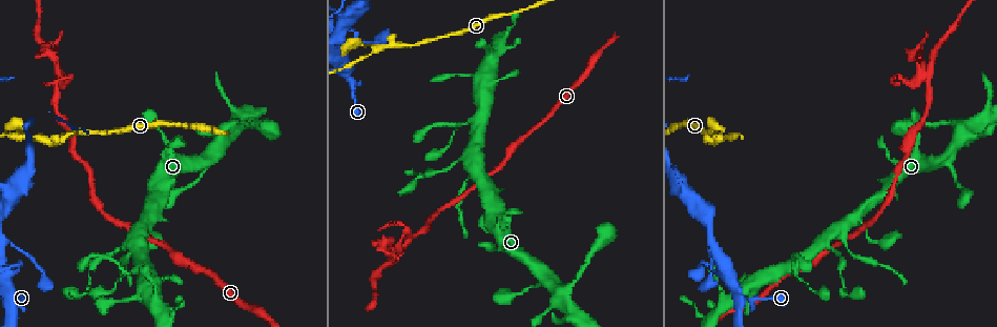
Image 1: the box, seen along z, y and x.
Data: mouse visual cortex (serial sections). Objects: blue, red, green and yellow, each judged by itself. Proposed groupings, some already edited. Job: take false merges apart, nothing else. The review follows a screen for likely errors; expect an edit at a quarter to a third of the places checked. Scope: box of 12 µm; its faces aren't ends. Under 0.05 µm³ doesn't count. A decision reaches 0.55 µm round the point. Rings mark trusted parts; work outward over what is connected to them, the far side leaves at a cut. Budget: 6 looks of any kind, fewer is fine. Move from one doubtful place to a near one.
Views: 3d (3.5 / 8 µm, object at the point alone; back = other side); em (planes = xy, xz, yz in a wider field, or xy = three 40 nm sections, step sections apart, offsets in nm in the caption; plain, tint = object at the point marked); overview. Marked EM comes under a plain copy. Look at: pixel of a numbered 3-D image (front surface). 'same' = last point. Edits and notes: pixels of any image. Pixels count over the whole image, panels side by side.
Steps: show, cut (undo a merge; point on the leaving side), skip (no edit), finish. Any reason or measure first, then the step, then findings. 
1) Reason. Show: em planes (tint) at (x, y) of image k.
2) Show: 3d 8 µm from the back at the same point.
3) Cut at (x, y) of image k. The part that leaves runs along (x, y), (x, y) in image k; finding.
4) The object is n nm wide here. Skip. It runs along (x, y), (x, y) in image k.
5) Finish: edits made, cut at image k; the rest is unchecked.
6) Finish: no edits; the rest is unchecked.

Four arms meet. Show: 3d 3.5 µm at (928, 78) of image 1.

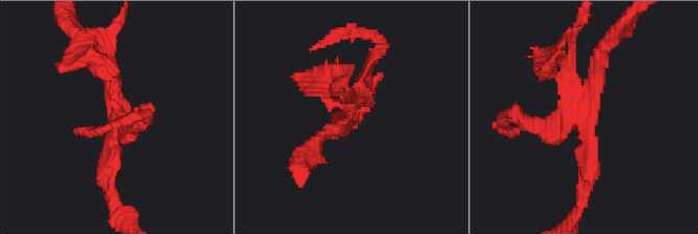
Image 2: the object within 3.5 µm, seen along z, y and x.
Show: em xy step 2 (tint) at (113, 117) of image 2.

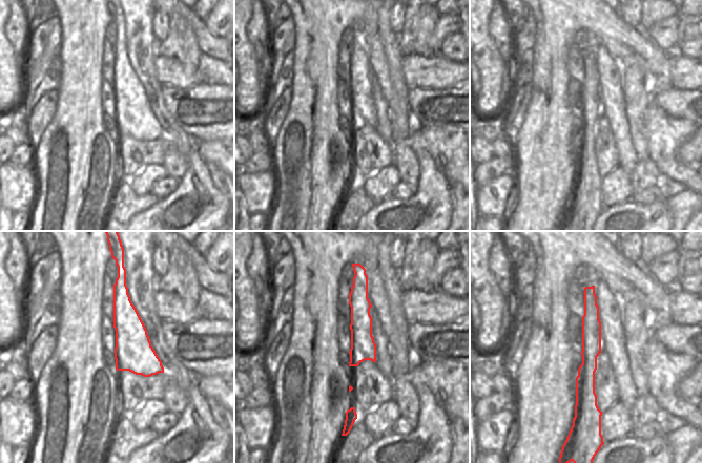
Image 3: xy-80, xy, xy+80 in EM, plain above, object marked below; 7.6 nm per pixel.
The arms are 150, 150, 200, 250 nm wide. Skip. It runs along (111, 183), (111, 80), (91, 50) in image 2; one cell here.

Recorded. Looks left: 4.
Show: 3d 3.5 µm at (375, 46) of image 1.

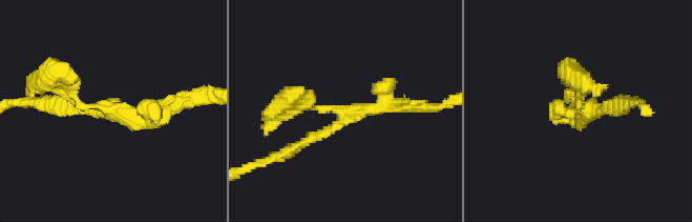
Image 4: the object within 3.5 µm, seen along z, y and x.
Need the tissue. Show: em xy step 5 (tint) at (111, 108) of image 4.

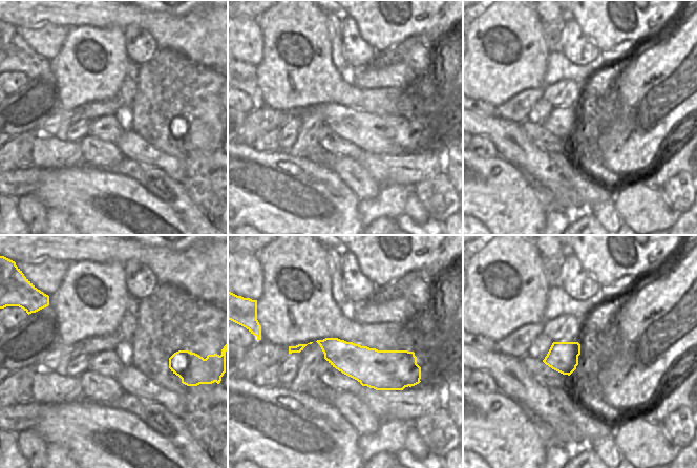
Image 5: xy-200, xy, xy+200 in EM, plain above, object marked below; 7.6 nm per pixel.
The arms are 150, 150, 250 nm wide. Skip. It runs along (174, 105), (93, 108), (51, 79) in image 4; all the same cell.

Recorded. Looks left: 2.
Abrupt turn. Show: 3d 3.5 µm at (83, 293) of image 1.

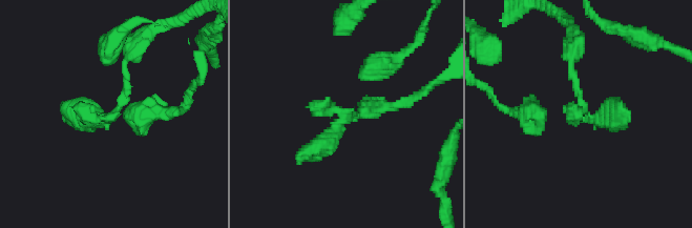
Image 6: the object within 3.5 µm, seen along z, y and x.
Shape alone is not enough. Show: em xy step 3 (tint) at (342, 119) of image 6.

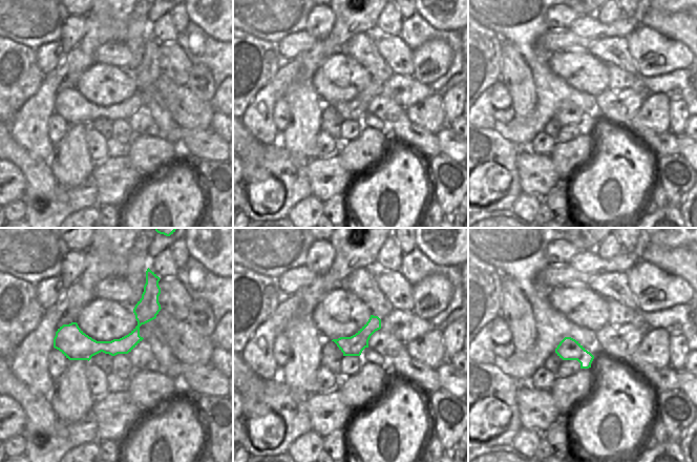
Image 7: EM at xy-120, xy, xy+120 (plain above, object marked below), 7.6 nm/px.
Skip. It runs along (365, 104), (298, 163) in image 6; all the same cell.

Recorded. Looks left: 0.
Finish: no edits; the rest is unchecked.

